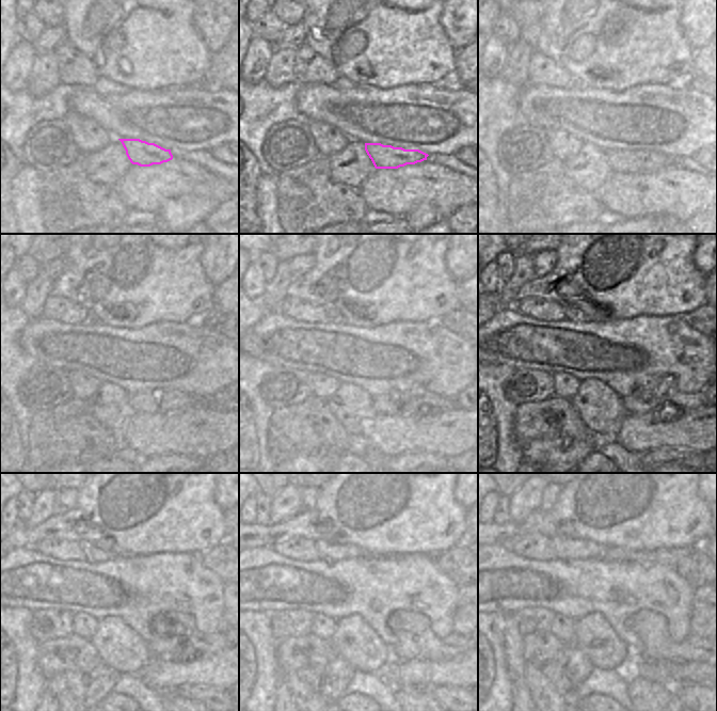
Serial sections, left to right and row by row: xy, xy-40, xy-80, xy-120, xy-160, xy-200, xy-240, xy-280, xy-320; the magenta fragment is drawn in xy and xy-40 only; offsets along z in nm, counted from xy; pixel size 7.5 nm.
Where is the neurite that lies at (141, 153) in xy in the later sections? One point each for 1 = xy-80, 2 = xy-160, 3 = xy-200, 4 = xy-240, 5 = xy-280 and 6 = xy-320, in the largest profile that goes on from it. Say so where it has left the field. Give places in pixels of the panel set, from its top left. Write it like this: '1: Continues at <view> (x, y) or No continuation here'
1: Continues at xy-80 (621, 160)
2: Continues at xy-160 (396, 403)
3: Continues at xy-200 (656, 390)
4: Continues at xy-240 (173, 630)
5: Continues at xy-280 (416, 641)
6: Continues at xy-320 (652, 628).

